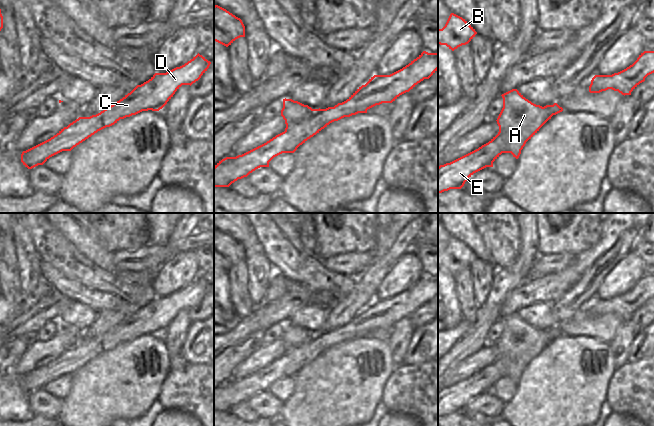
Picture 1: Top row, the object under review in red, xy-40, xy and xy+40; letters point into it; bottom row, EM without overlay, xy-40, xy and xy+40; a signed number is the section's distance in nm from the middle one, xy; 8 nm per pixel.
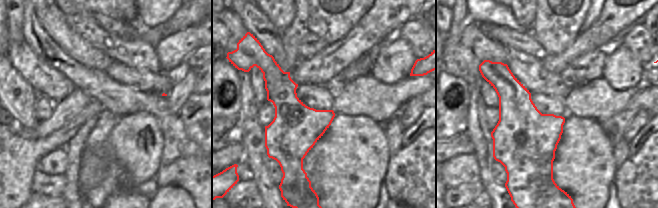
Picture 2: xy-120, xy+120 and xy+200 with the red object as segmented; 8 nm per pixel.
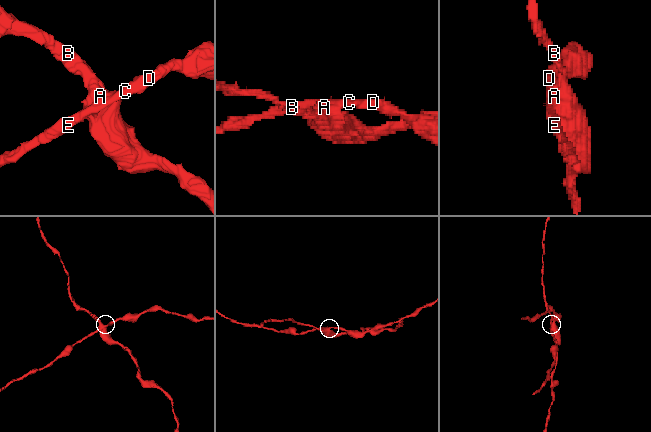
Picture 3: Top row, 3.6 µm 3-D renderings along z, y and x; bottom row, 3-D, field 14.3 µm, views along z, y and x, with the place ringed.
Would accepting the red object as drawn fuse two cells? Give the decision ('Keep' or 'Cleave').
Cleave.

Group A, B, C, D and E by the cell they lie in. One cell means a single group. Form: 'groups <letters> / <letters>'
groups A B / C D E

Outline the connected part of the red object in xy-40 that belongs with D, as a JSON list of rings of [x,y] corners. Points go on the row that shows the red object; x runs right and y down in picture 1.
[[[199,53],[190,61],[166,73],[155,73],[148,81],[137,85],[122,99],[90,117],[79,117],[50,139],[26,150],[21,162],[28,169],[43,165],[50,157],[71,151],[74,147],[110,127],[120,119],[142,111],[159,111],[182,85],[192,85],[207,71],[211,62]]]

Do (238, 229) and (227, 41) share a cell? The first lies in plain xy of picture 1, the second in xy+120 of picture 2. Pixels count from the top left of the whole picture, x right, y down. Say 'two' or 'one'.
two

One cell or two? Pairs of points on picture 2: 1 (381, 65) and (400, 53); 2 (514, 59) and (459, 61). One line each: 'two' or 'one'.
1: one
2: two

